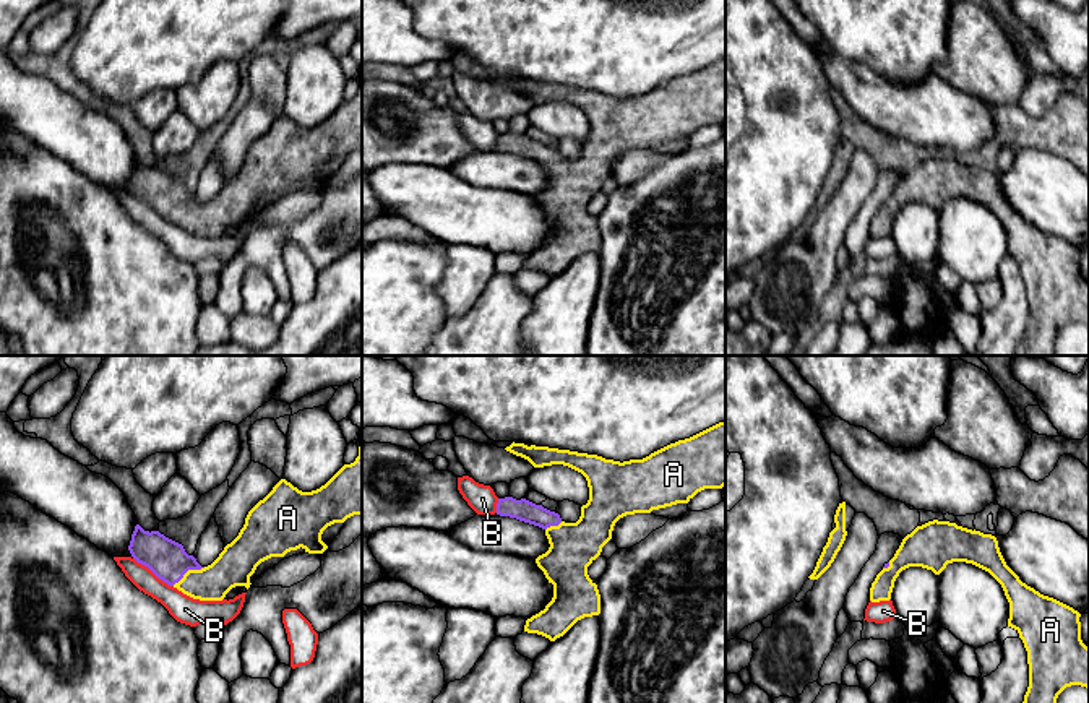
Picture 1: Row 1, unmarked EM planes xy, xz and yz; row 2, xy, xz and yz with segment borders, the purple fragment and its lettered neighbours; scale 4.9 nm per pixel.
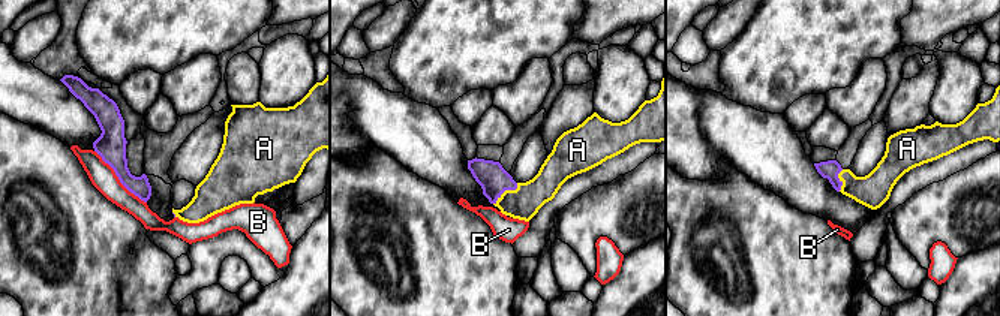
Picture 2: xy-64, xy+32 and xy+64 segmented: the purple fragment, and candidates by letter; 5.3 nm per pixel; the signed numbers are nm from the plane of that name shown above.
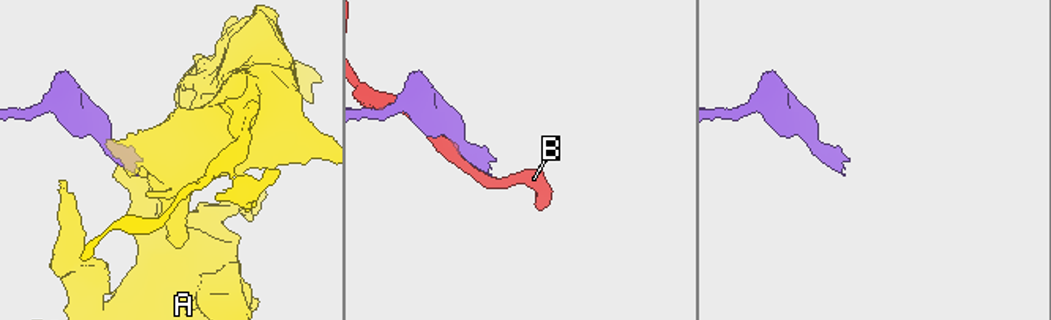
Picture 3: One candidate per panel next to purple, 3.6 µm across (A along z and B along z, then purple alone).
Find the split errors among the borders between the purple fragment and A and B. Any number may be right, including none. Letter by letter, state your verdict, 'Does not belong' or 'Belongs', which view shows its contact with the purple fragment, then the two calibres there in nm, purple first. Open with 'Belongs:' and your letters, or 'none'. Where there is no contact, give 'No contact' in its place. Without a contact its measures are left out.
Belongs: A
A: Belongs. Touches purple in xy. Thickness 190 nm (purple) against 190 nm
B: Does not belong. Touches purple in xy. Thickness 190 nm (purple) against 140 nm

